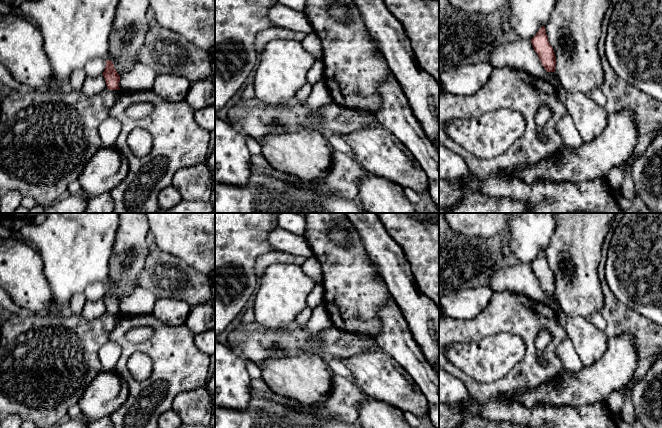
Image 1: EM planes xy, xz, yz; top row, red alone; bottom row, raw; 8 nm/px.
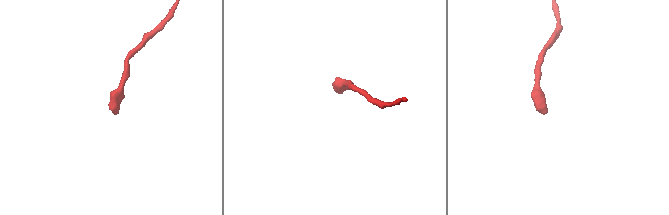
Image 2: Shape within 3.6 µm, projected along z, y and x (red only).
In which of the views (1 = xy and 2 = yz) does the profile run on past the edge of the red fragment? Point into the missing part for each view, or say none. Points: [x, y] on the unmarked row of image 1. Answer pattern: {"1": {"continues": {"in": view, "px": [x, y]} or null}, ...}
{"1": {"continues": null}, "2": {"continues": null}}

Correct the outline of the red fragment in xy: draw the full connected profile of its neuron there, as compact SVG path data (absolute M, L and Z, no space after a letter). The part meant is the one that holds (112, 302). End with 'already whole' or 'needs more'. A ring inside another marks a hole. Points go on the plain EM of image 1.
M106 284L105 295L103 300L106 305L107 313L119 314L120 300L114 292L114 288L110 284Z | already whole

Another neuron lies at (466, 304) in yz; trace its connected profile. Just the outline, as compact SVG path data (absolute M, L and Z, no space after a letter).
M490 287L466 289L439 299L443 315L459 320L471 319L490 303L495 291Z

